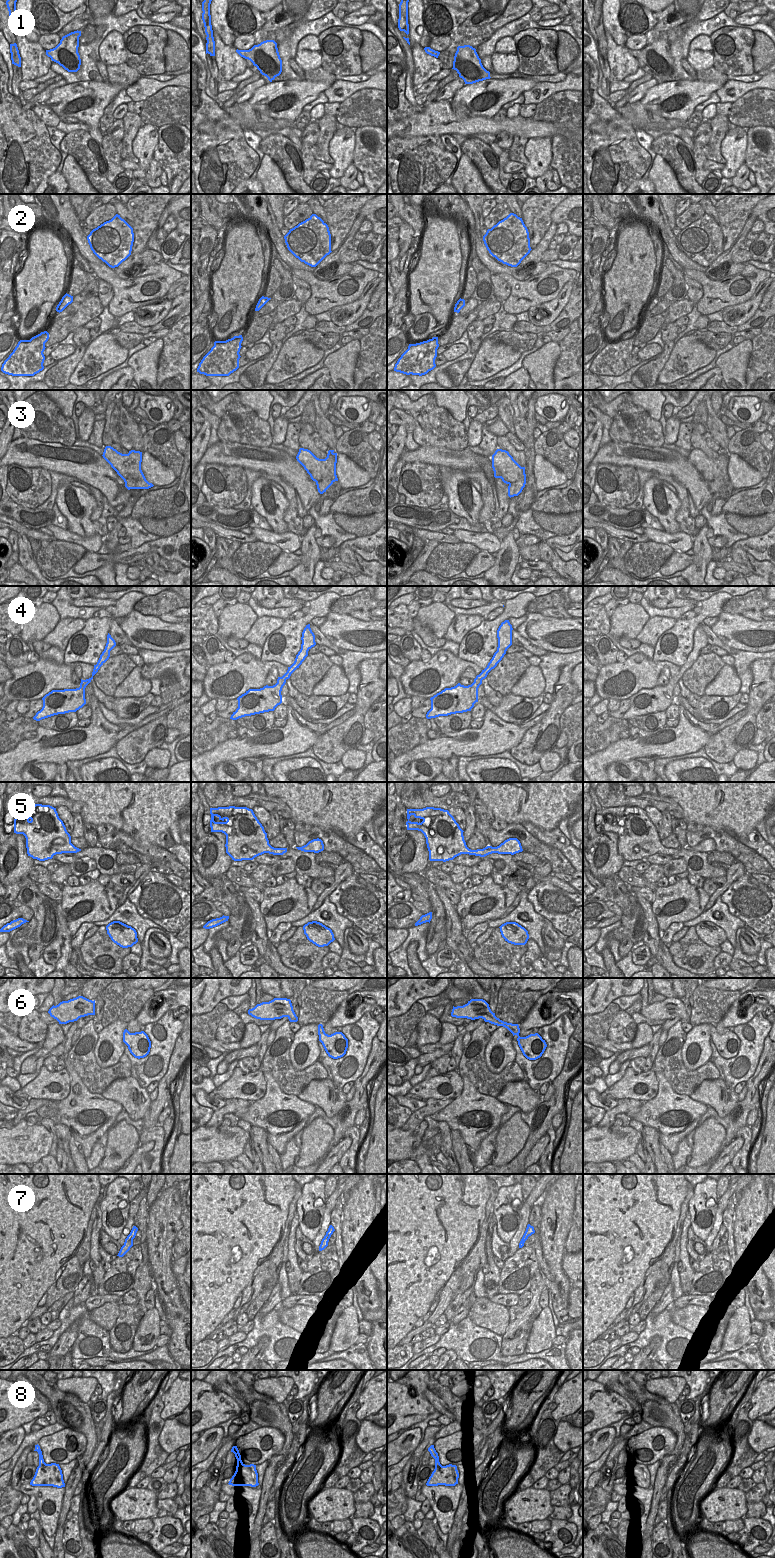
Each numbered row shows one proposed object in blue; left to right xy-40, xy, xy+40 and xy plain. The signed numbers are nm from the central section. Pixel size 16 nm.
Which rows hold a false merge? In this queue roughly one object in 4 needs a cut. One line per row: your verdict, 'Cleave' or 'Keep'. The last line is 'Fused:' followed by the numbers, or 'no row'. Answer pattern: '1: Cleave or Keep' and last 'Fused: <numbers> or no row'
1: Cleave
2: Keep
3: Keep
4: Keep
5: Keep
6: Keep
7: Keep
8: Keep
Fused: 1.

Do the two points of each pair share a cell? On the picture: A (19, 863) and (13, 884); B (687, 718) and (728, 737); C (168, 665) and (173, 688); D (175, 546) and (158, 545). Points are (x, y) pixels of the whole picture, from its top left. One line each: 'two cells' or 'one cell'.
A: one cell
B: two cells
C: one cell
D: one cell

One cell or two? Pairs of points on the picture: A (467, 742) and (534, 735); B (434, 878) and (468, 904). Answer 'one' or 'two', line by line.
A: two
B: two

